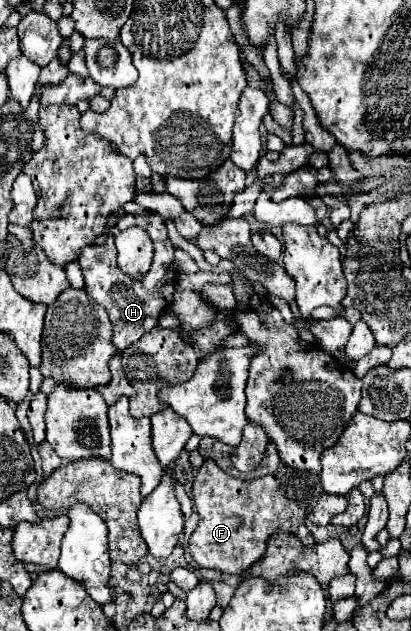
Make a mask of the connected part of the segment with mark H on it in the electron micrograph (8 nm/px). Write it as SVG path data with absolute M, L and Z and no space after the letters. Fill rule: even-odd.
M149 211L149 213L141 213L141 215L121 215L117 219L117 223L109 229L107 233L107 241L103 245L89 245L81 251L79 257L79 265L85 277L85 289L87 293L107 309L109 319L113 323L113 343L119 351L127 349L129 345L133 345L139 337L143 337L143 333L149 333L155 325L159 315L173 303L173 291L175 291L175 275L179 275L175 271L175 247L169 241L167 235L167 227L165 221L159 213ZM139 225L141 229L145 229L153 241L153 263L151 269L147 271L147 275L143 275L139 281L131 281L131 277L123 275L119 265L117 265L117 257L115 257L115 235L127 227L135 227Z

